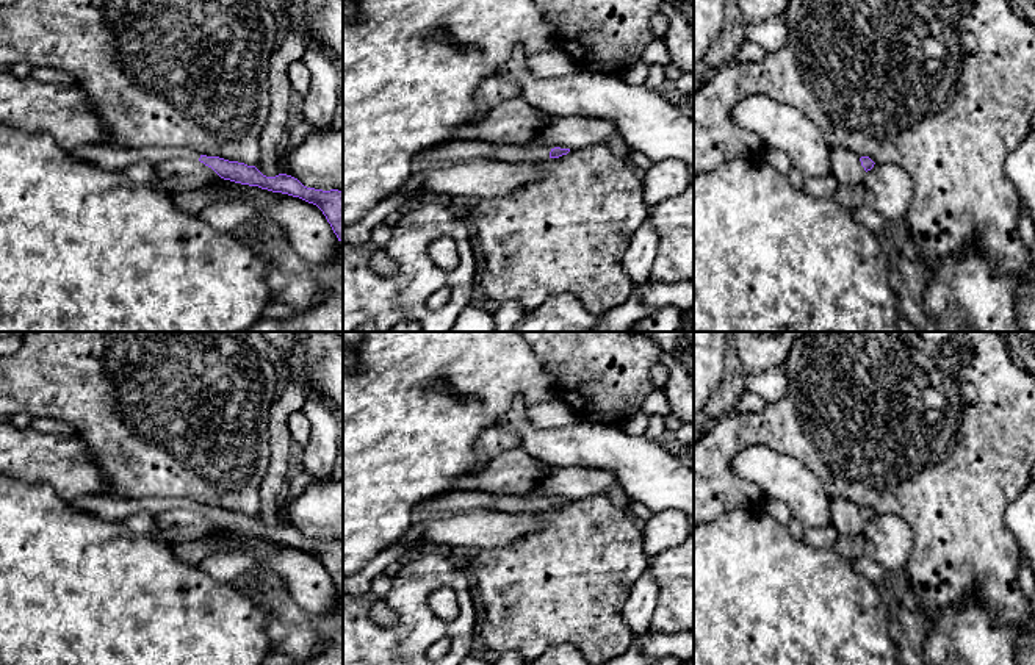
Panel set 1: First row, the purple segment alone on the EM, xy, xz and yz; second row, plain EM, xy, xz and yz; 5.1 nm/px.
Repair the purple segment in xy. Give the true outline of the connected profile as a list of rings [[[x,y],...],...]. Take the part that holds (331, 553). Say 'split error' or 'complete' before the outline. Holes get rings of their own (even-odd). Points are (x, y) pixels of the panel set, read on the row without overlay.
split error | [[[86,494],[75,499],[72,505],[75,510],[94,515],[108,523],[124,521],[138,512],[158,515],[169,510],[197,510],[211,518],[224,530],[288,545],[316,555],[326,566],[338,591],[343,593],[343,541],[338,540],[323,541],[307,538],[298,529],[287,524],[266,527],[255,516],[229,512],[219,507],[199,505],[186,499],[161,496],[124,499],[111,494]]]

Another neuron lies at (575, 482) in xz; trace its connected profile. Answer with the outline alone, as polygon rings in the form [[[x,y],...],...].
[[[570,466],[551,469],[534,490],[525,493],[526,498],[565,498],[582,499],[587,496],[604,494],[615,483],[615,476],[604,469]]]

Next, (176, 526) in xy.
[[[169,510],[155,515],[160,532],[155,535],[160,541],[177,545],[208,535],[218,524],[197,510]]]

